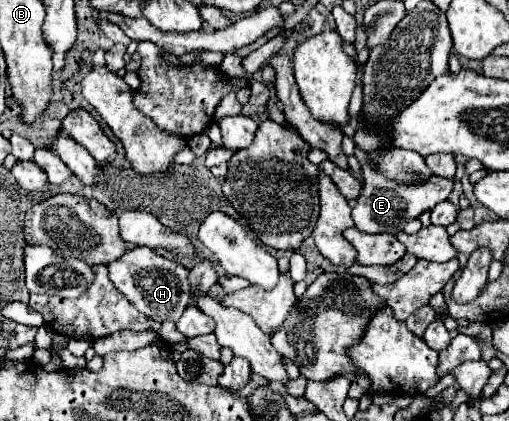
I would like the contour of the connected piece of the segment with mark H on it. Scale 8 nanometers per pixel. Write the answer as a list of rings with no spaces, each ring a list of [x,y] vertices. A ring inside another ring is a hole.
[[[137,246],[125,252],[119,260],[111,262],[109,278],[113,286],[129,298],[129,302],[143,312],[145,316],[159,320],[159,322],[177,322],[179,316],[185,312],[191,300],[191,286],[189,286],[189,270],[175,260],[159,256],[155,250],[147,246]]]

